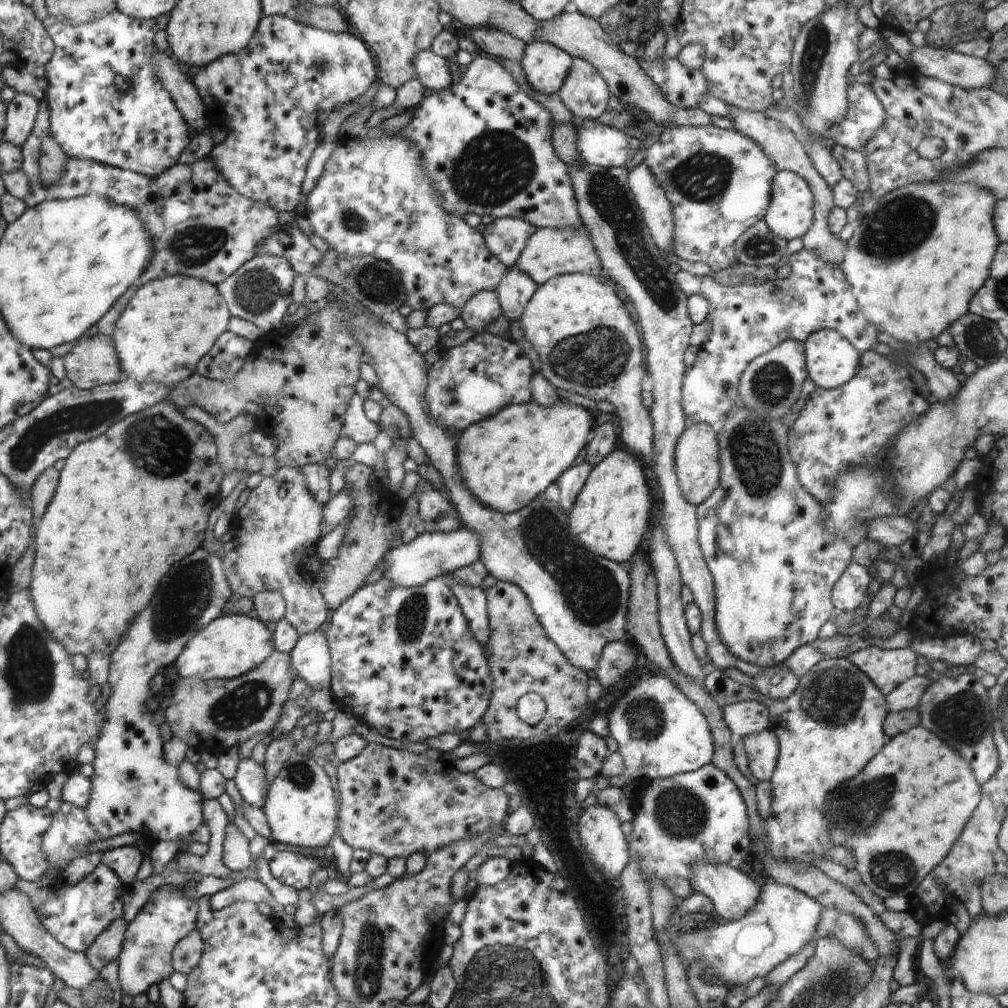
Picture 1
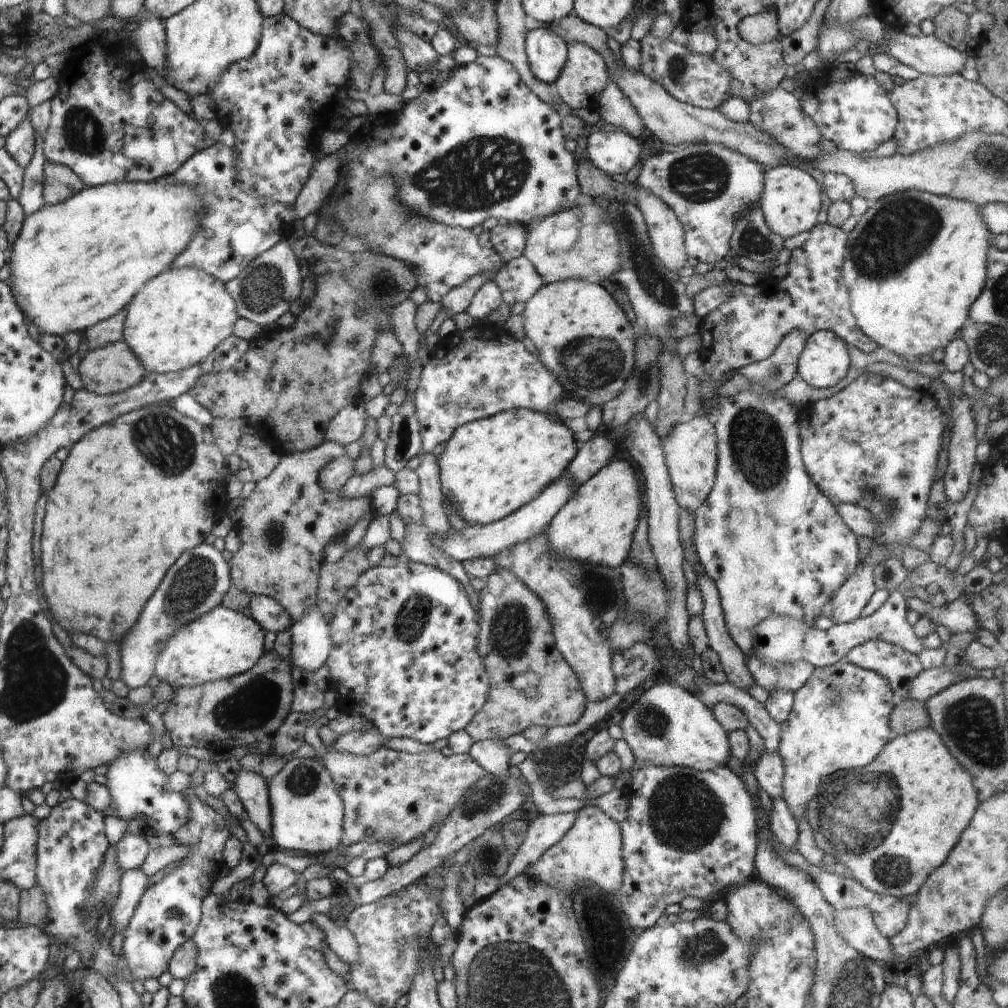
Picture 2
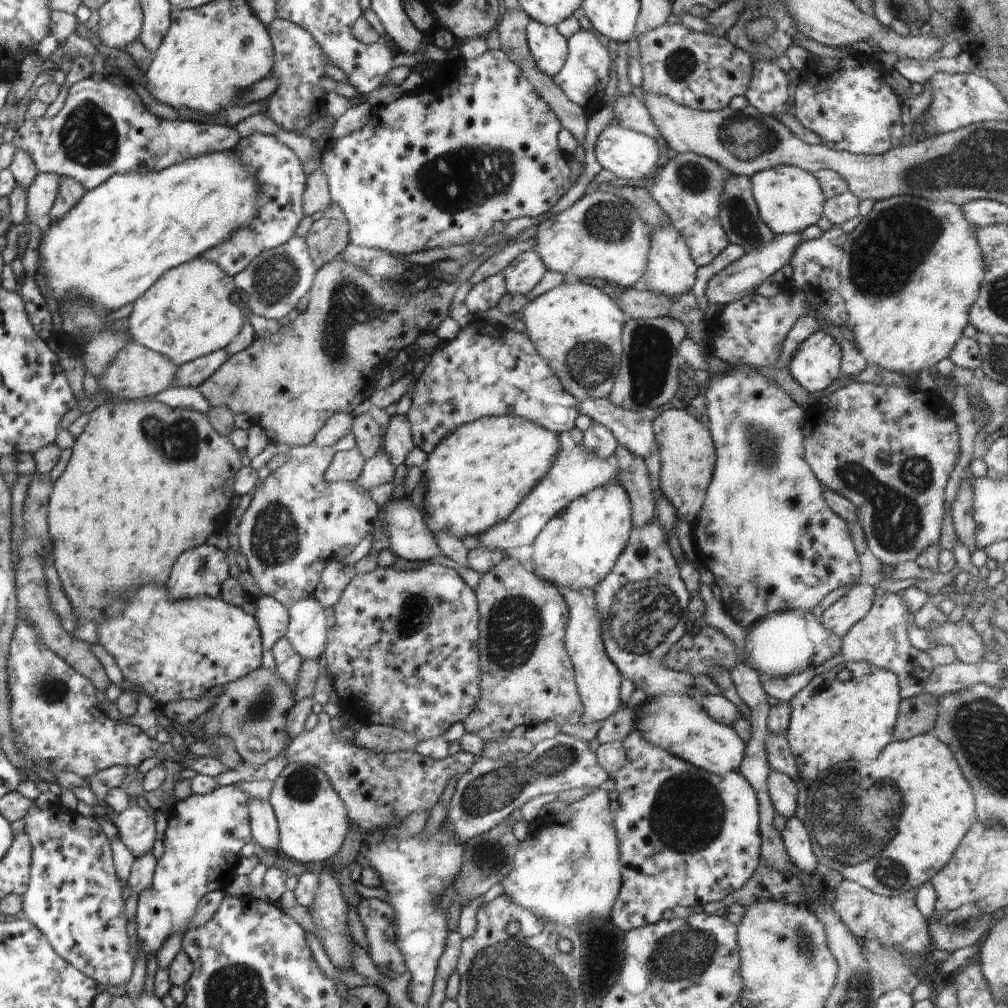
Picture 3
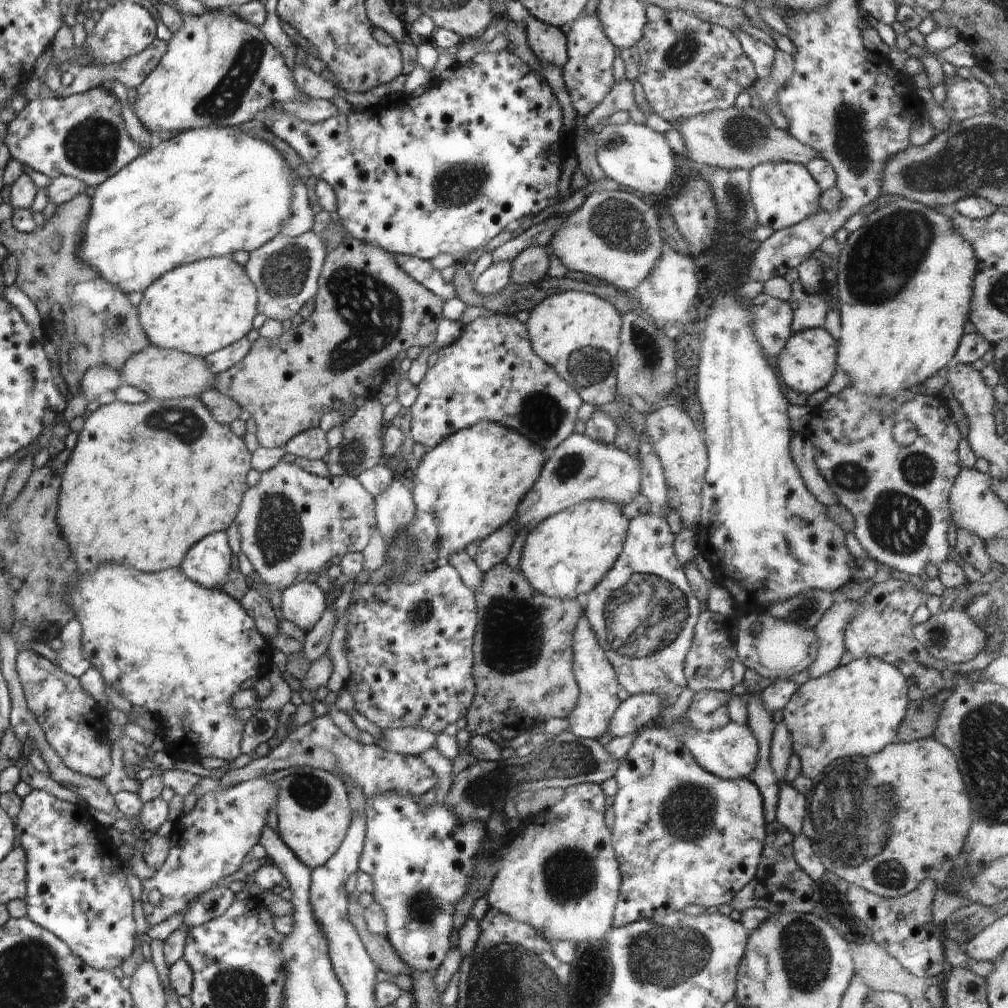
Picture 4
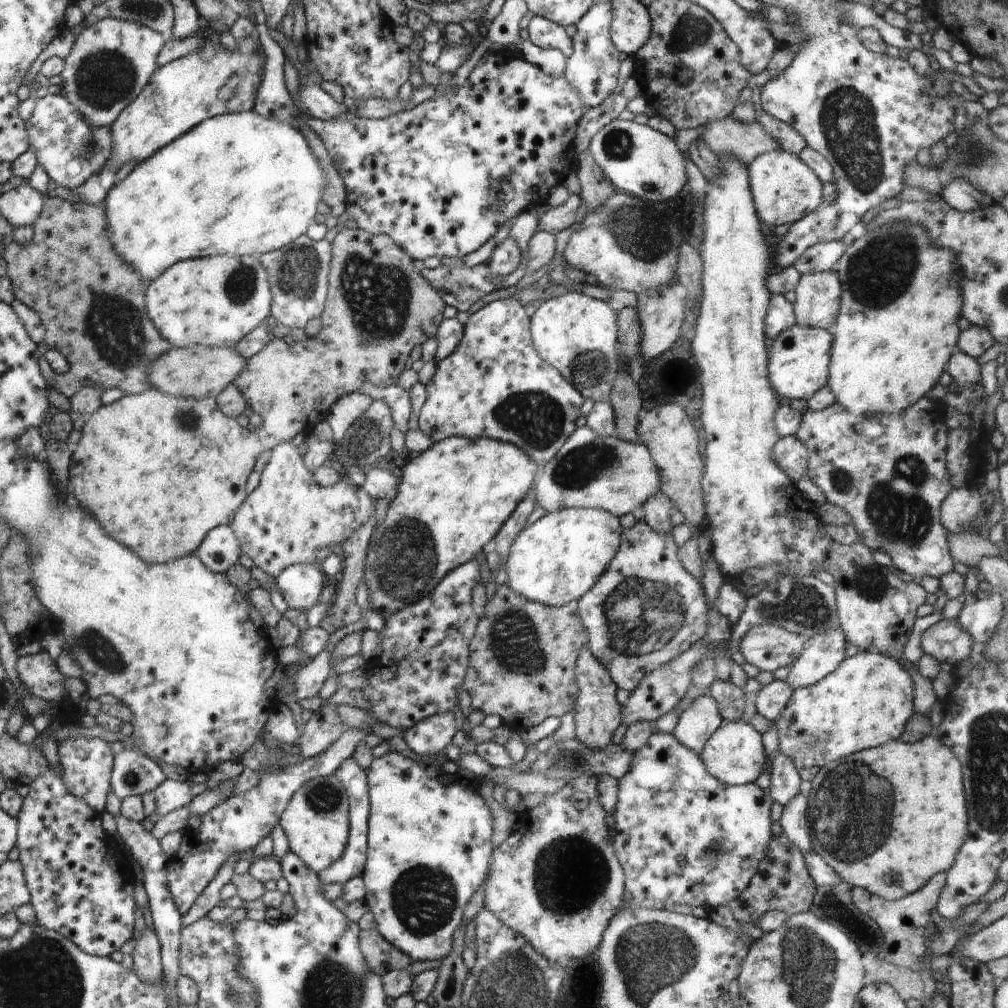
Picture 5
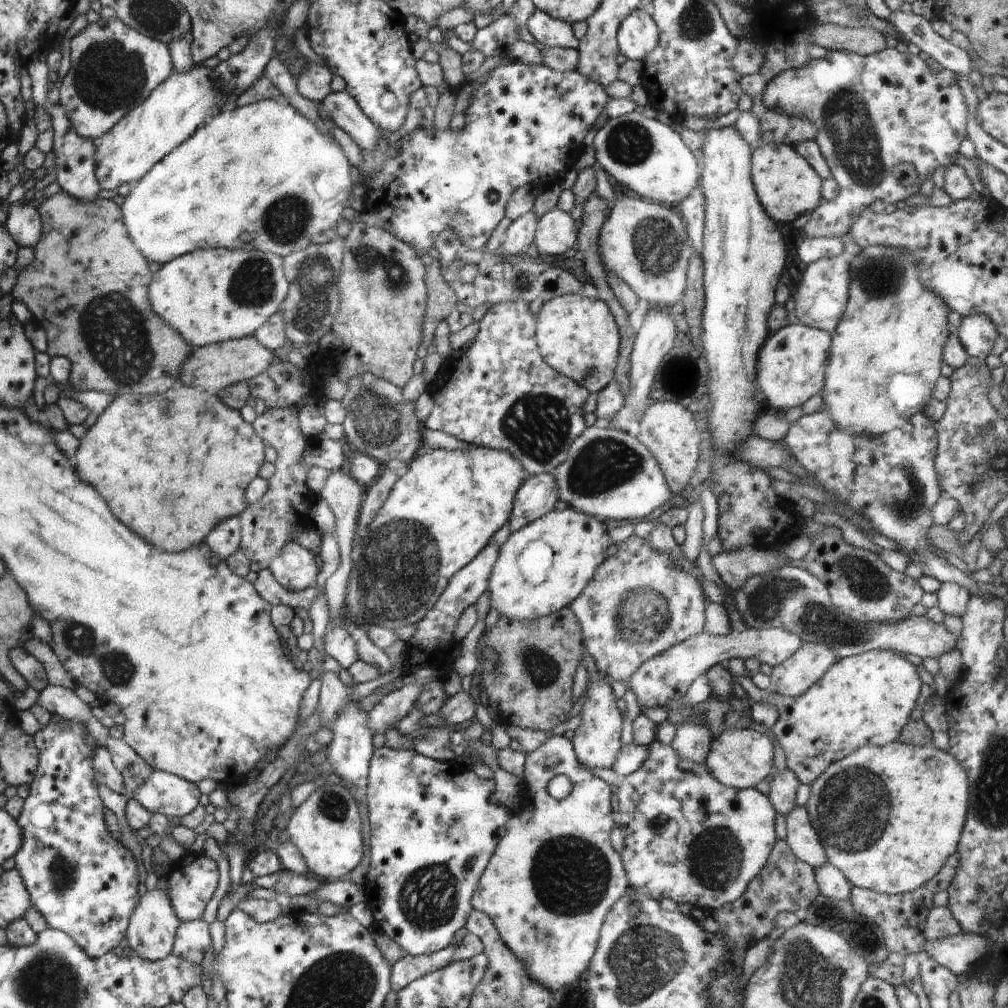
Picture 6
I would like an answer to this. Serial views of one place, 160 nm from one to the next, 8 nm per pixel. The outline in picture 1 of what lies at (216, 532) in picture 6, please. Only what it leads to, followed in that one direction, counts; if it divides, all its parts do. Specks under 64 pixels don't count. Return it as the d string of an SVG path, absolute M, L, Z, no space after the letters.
M198 549L192 555L185 556L180 564L170 568L170 576L162 580L162 592L158 600L142 611L142 616L134 620L134 628L126 633L122 648L111 652L109 675L111 695L105 704L106 724L100 740L94 745L94 774L90 780L93 784L89 805L85 808L89 820L98 829L100 838L107 839L114 835L137 832L152 838L154 842L176 842L190 844L190 836L202 826L202 796L200 791L188 788L179 777L179 767L164 758L165 744L160 734L160 727L150 718L144 704L150 690L150 680L154 674L164 670L164 666L173 664L180 658L181 652L190 644L190 640L208 624L217 619L224 610L226 600L230 598L230 588L226 582L226 572L222 570L217 553L210 554Z

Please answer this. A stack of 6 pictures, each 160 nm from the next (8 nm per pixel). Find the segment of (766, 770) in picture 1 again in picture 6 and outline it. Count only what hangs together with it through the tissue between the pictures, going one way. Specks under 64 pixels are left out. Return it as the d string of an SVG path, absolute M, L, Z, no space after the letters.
M796 805L785 819L787 826L785 841L796 858L809 864L813 869L822 866L827 861L826 851L820 844L806 807Z

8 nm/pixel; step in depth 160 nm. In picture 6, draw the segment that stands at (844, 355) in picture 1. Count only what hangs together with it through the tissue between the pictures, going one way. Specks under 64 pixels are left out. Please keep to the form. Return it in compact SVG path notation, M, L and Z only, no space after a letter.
M798 323L786 325L775 333L770 333L759 350L757 360L757 388L766 407L781 408L802 406L810 397L820 394L825 385L825 366L831 349L832 334L822 329Z

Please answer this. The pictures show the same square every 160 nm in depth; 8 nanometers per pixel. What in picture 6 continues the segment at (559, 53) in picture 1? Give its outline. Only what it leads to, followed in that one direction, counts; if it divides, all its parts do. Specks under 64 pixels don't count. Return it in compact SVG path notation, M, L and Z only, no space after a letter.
M534 9L525 26L537 42L545 44L546 47L572 50L579 48L579 40L572 33L572 25L541 10Z

